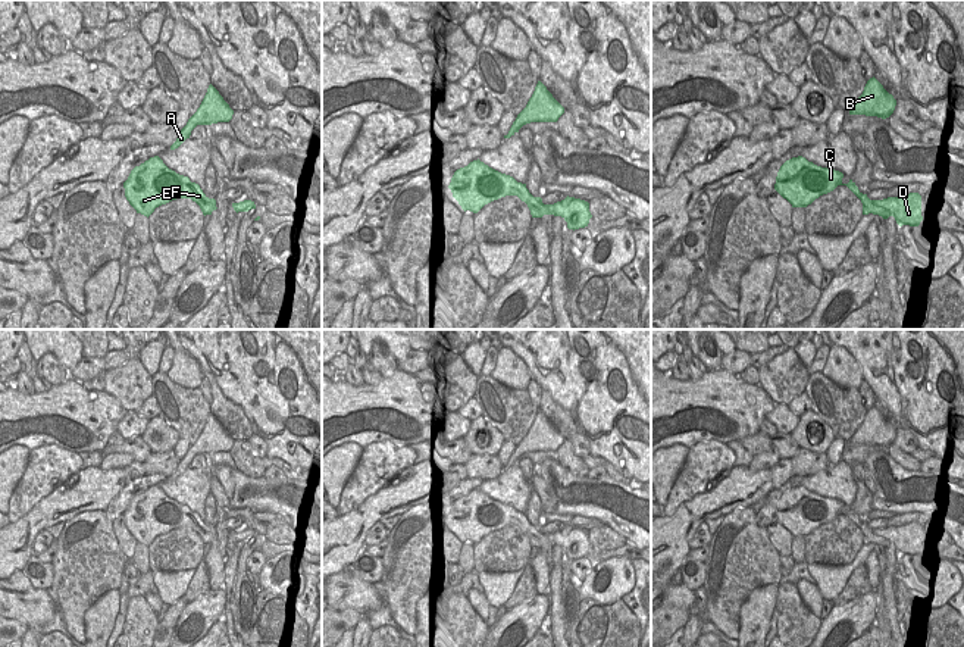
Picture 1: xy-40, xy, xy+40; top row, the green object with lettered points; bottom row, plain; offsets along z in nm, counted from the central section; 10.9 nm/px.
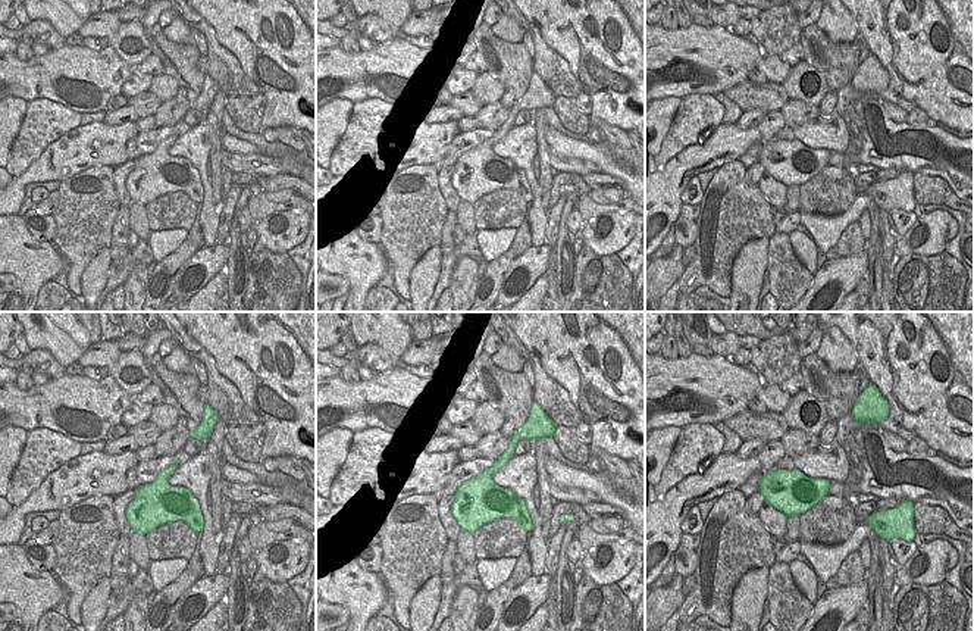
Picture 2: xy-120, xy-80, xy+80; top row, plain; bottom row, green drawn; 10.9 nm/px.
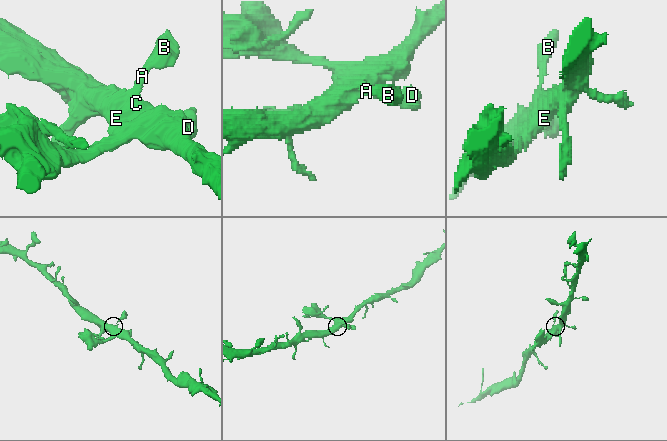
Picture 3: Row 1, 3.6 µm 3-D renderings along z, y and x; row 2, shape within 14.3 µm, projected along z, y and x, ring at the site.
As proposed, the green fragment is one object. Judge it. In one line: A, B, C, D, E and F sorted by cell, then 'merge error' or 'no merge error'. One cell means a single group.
A B C D E F; no merge error

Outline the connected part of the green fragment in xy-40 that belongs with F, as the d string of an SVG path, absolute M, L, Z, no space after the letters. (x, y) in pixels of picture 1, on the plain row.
M159 485L135 496L123 512L123 518L129 534L147 547L156 537L176 528L191 528L204 546L217 538L216 529L209 528L198 513L169 498Z

